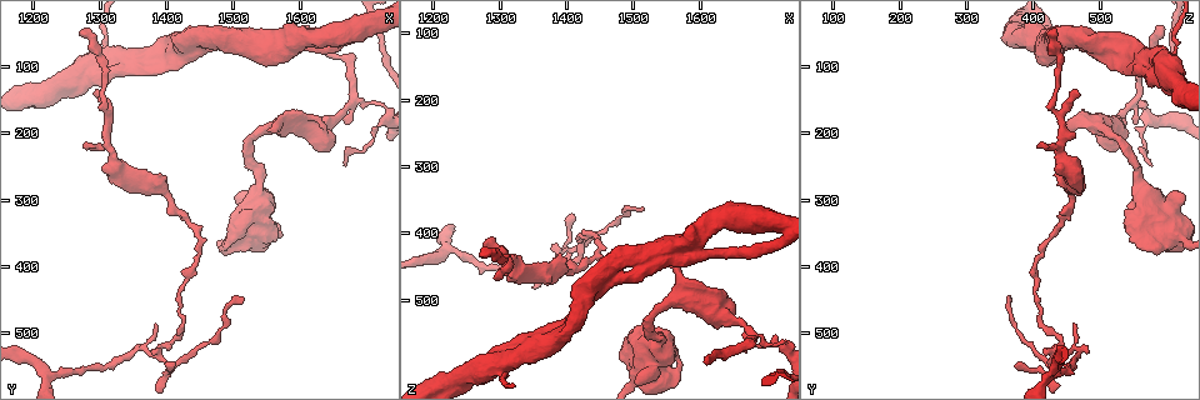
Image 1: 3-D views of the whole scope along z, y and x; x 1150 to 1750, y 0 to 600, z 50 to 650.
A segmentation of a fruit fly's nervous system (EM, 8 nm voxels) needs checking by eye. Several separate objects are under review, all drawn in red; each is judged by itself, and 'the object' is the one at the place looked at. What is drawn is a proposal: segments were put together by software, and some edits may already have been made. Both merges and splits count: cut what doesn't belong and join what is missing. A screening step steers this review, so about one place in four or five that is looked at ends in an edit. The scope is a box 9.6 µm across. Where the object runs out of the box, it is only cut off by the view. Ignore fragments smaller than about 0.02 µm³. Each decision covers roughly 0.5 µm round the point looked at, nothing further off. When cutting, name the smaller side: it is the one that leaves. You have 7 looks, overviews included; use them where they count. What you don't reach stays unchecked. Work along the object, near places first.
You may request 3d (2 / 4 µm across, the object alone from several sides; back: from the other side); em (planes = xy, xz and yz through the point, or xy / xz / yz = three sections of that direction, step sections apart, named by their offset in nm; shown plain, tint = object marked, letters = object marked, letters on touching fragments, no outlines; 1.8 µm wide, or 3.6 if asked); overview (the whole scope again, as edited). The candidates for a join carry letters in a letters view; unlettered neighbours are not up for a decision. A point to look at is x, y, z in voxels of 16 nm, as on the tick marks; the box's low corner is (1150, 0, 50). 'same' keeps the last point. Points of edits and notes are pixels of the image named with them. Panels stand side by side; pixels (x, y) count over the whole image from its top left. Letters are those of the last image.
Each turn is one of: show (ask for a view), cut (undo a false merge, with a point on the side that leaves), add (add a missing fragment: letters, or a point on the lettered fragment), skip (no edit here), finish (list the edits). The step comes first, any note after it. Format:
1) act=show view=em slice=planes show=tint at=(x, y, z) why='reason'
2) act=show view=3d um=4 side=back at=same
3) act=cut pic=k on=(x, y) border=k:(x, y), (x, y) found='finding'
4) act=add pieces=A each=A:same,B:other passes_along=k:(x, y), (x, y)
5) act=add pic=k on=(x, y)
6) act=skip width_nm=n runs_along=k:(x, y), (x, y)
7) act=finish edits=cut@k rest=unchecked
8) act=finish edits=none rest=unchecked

act=show view=em slice=yz step=4 show=tint at=(1680, 155, 555)

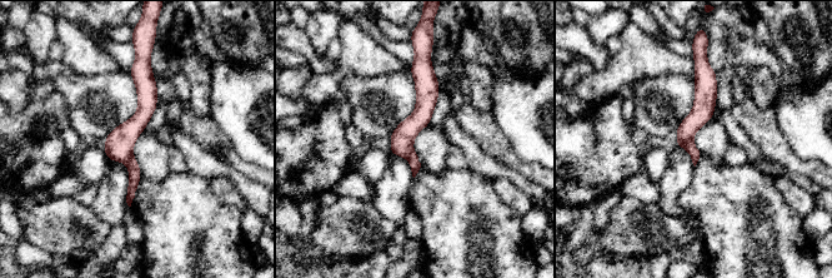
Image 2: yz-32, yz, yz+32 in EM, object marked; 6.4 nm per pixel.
act=show view=em slice=planes show=letters at=same why='another direction'

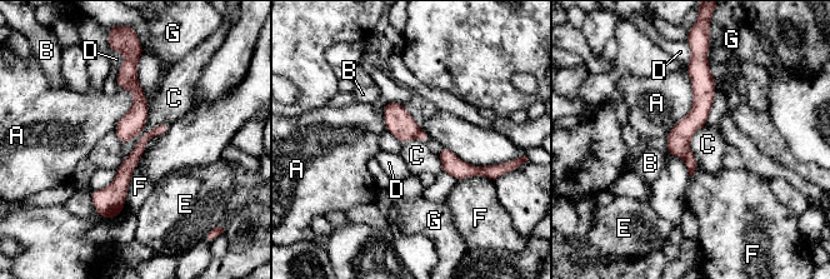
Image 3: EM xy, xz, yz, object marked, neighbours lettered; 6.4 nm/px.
act=cut pic=3 on=(690, 160) each=A:other,B:other,C:other,D:other,E:other,F:other,G:other border=3:(688, 147), (684, 158) found='a second neuron is stuck on'

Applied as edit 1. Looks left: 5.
act=show view=em um=3.6 slice=xz step=4 show=tint at=(1520, 325, 605) why='calibre changes'

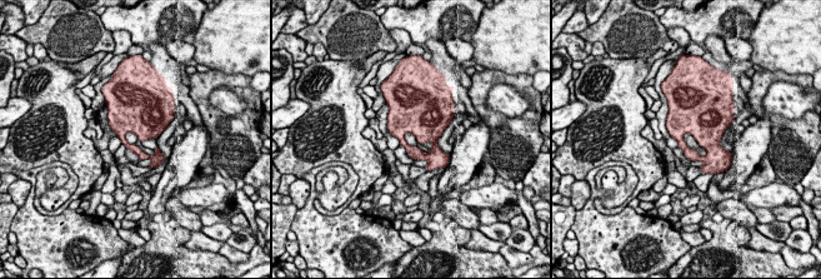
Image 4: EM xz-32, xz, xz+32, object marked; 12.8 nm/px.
act=show view=em um=3.6 slice=planes show=tint at=same

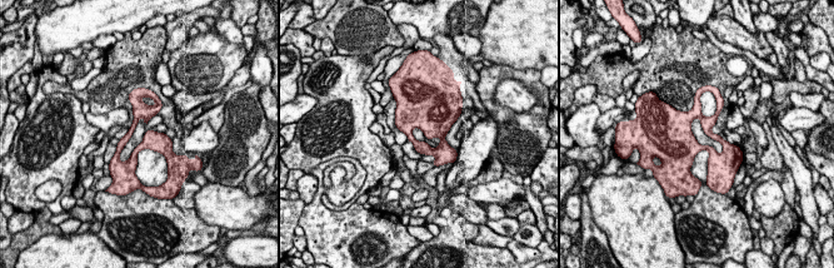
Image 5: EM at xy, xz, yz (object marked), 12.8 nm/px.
act=show view=em um=3.6 slice=planes show=letters at=same

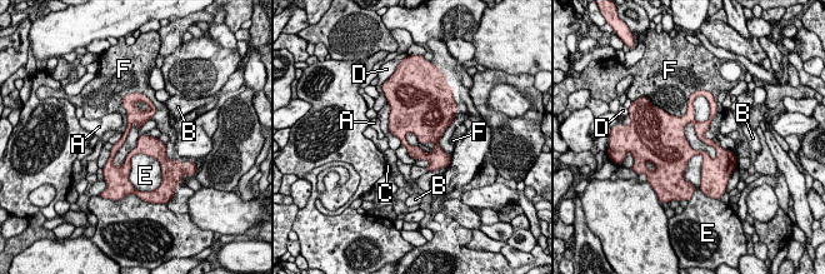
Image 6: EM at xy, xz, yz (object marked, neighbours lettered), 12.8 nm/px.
act=skip each=A:other,B:other,C:other,D:other,E:other,F:other runs_along=6:(151, 109), (129, 126), (109, 165) found='all the same neuron'

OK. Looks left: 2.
act=show view=3d um=4 at=(1270, 50, 435)

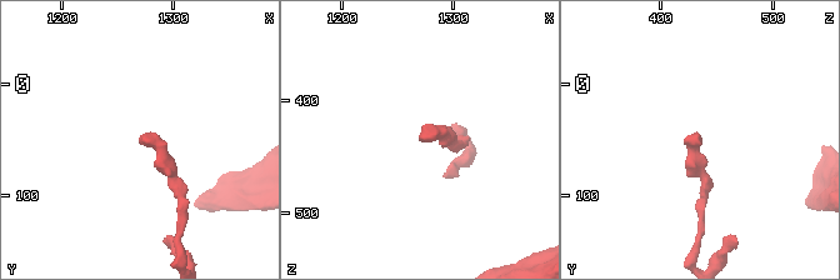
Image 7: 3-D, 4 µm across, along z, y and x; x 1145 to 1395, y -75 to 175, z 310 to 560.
act=show view=em slice=xy step=16 show=letters at=(1268, 50, 432) why='now the EM'

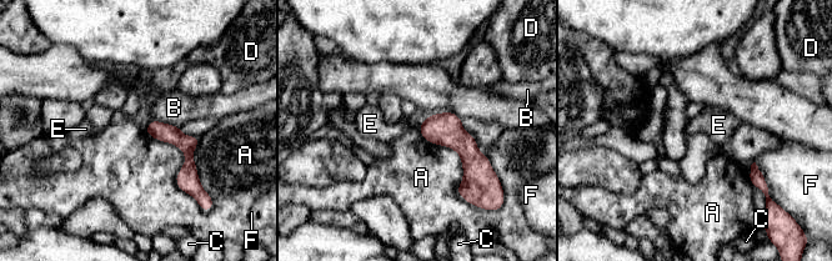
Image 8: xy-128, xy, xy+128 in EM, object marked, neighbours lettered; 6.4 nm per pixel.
act=skip each=A:other,B:other,C:other,D:other,E:other,F:other border=8:(417, 126), (459, 155), (467, 201) found='no lettered fragment goes on from it'

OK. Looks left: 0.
act=finish edits=cut@3 rest=unchecked

